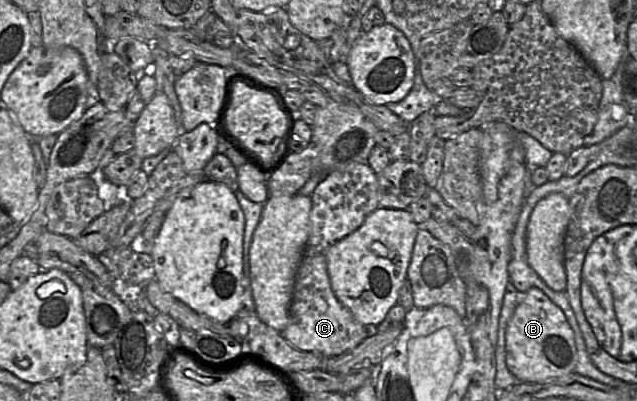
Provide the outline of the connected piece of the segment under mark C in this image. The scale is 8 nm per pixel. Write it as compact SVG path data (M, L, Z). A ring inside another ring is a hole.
M368 163L331 171L315 188L310 212L310 233L297 274L289 321L281 335L302 351L325 357L343 354L377 332L377 325L363 325L335 296L328 274L328 249L355 231L378 203L377 175Z

